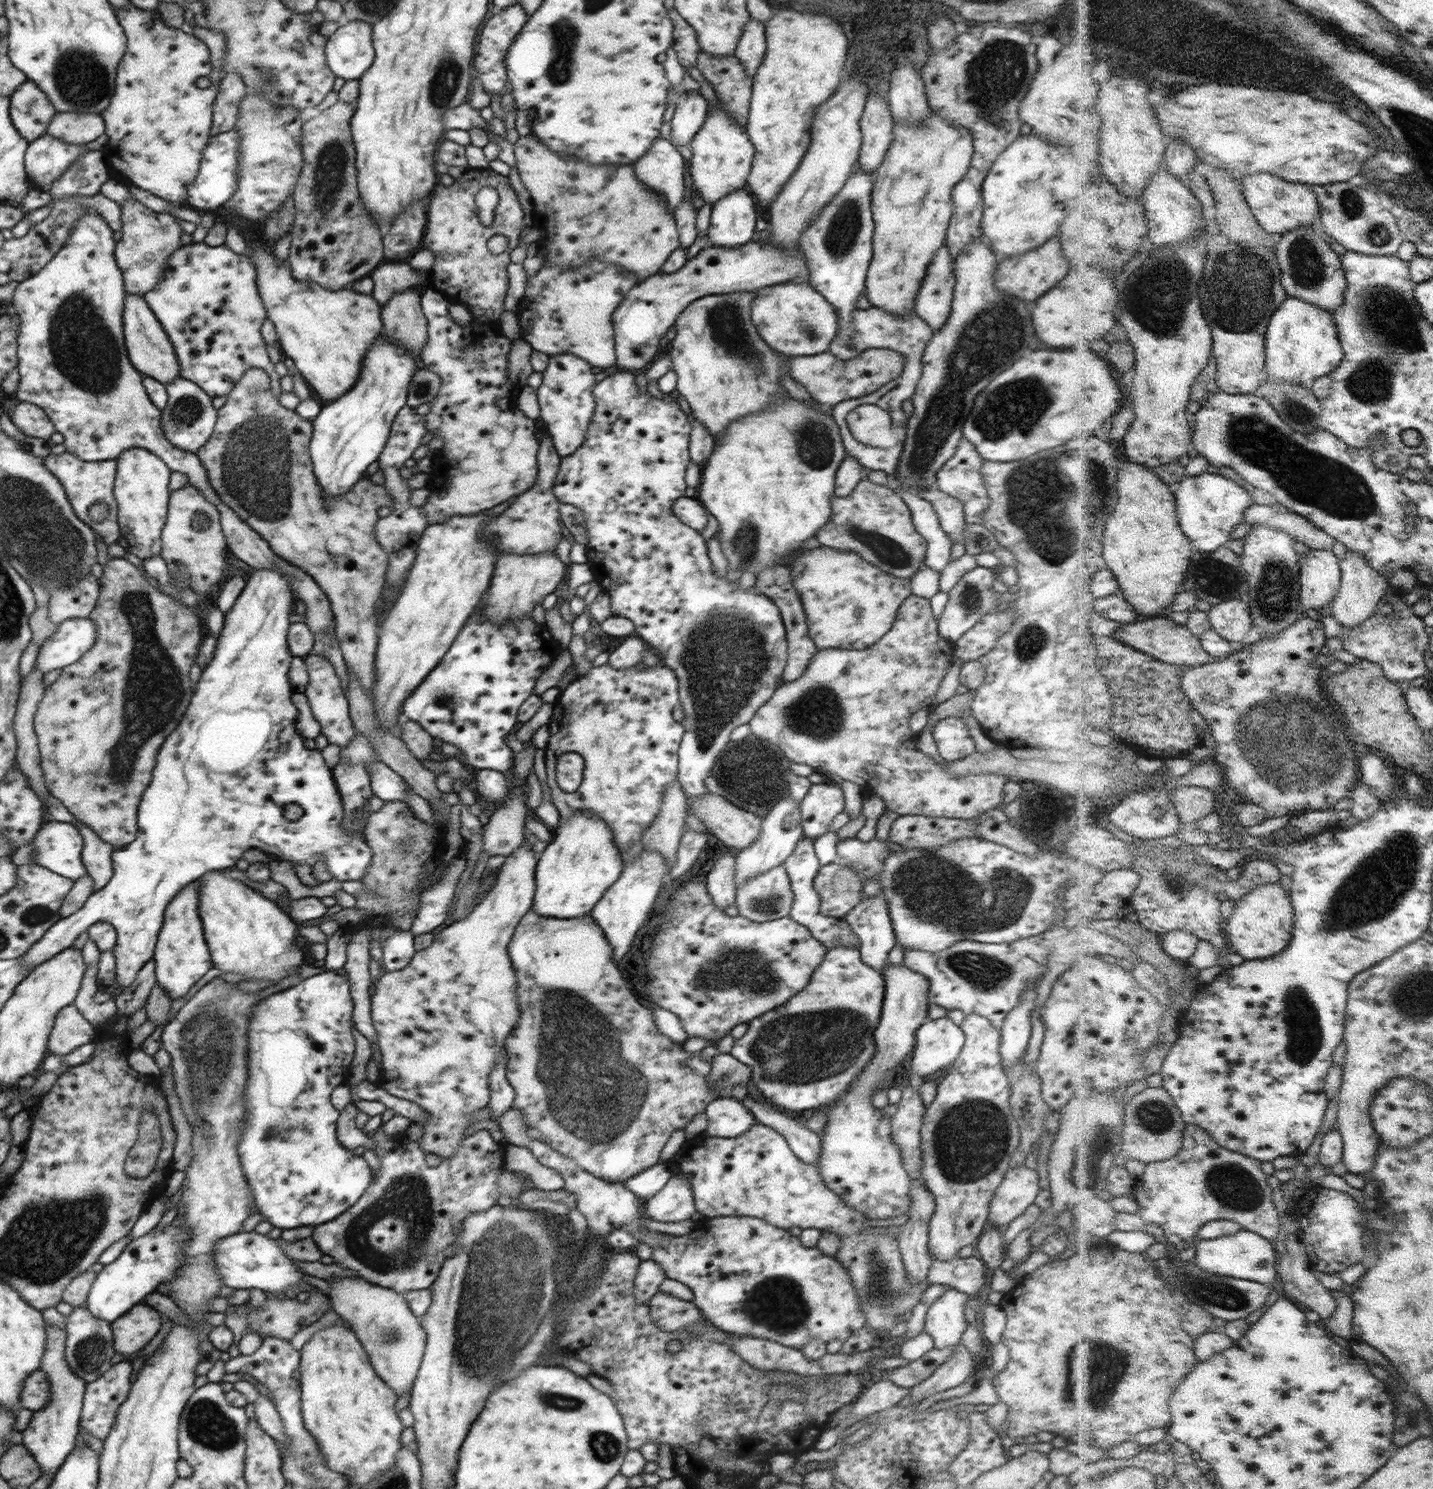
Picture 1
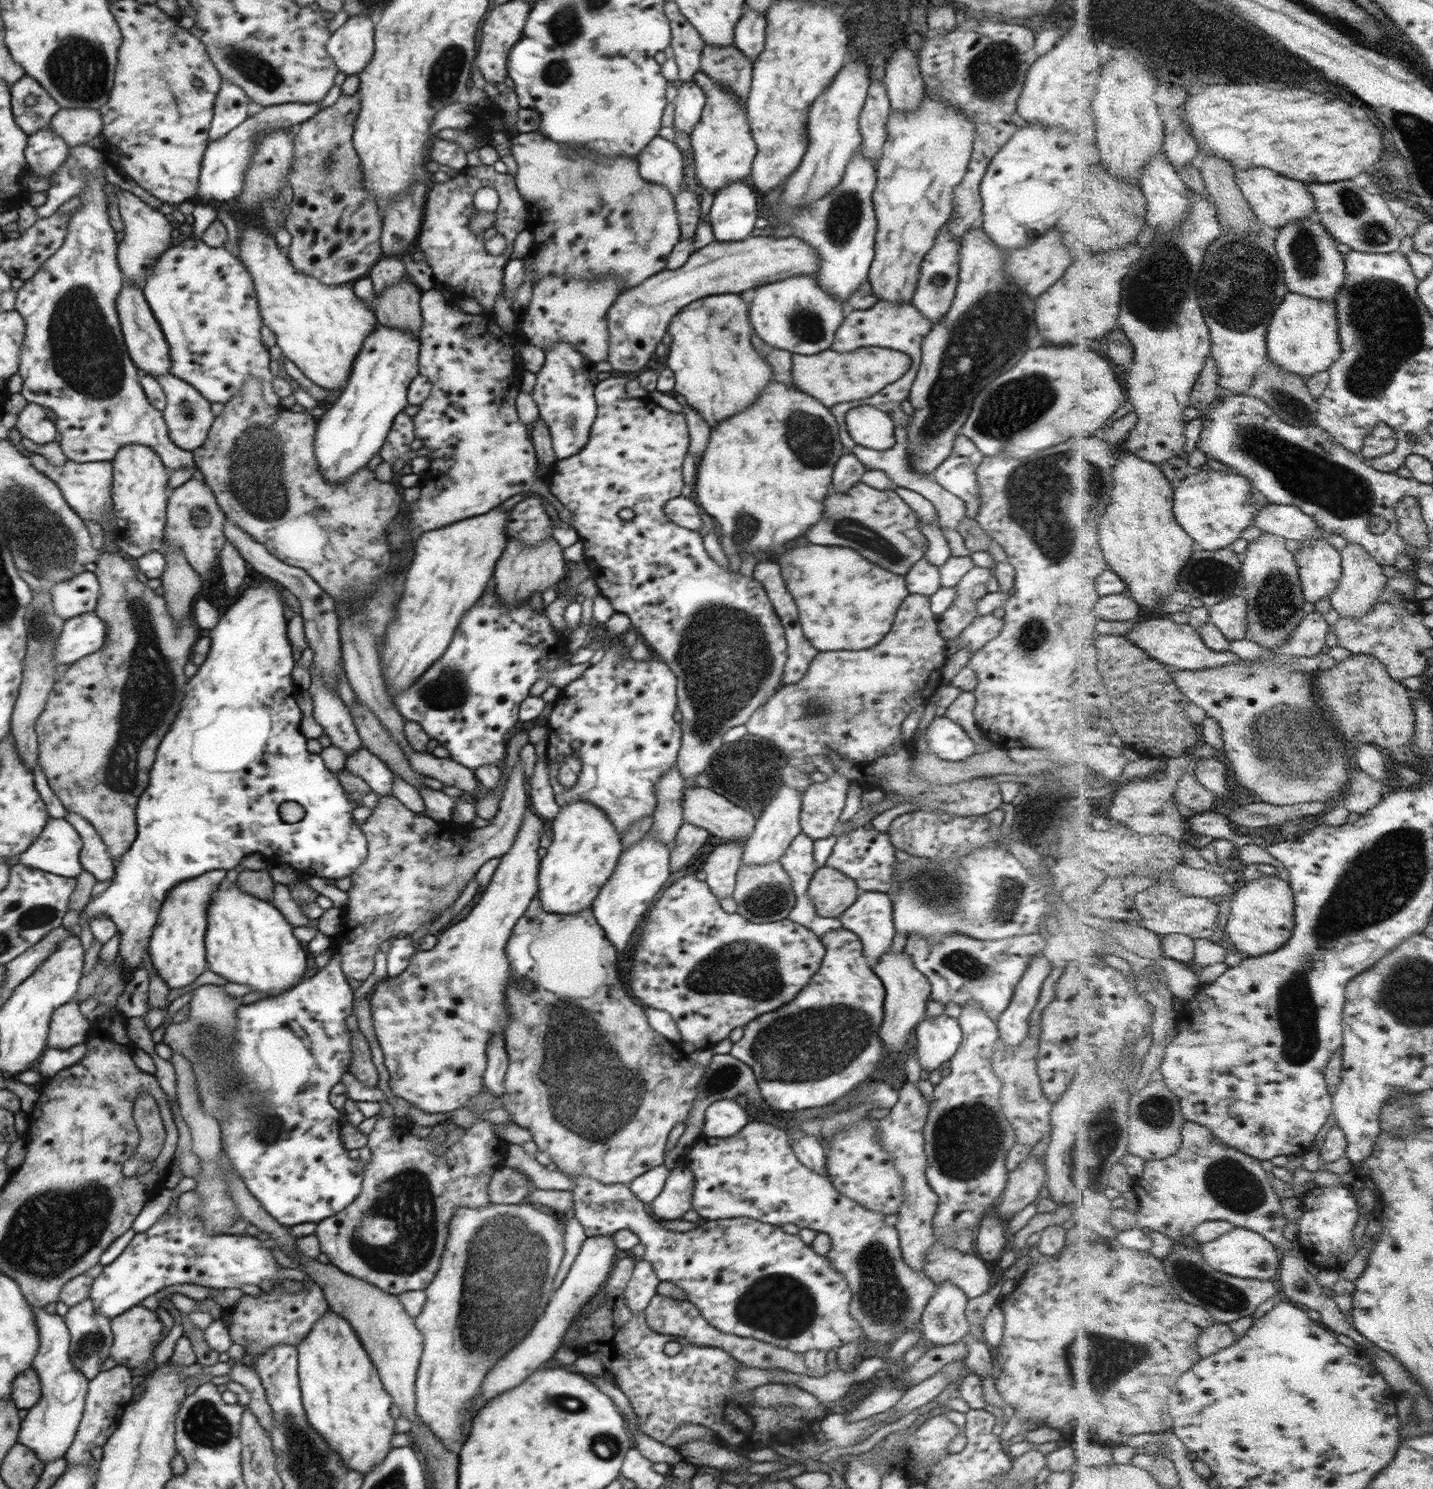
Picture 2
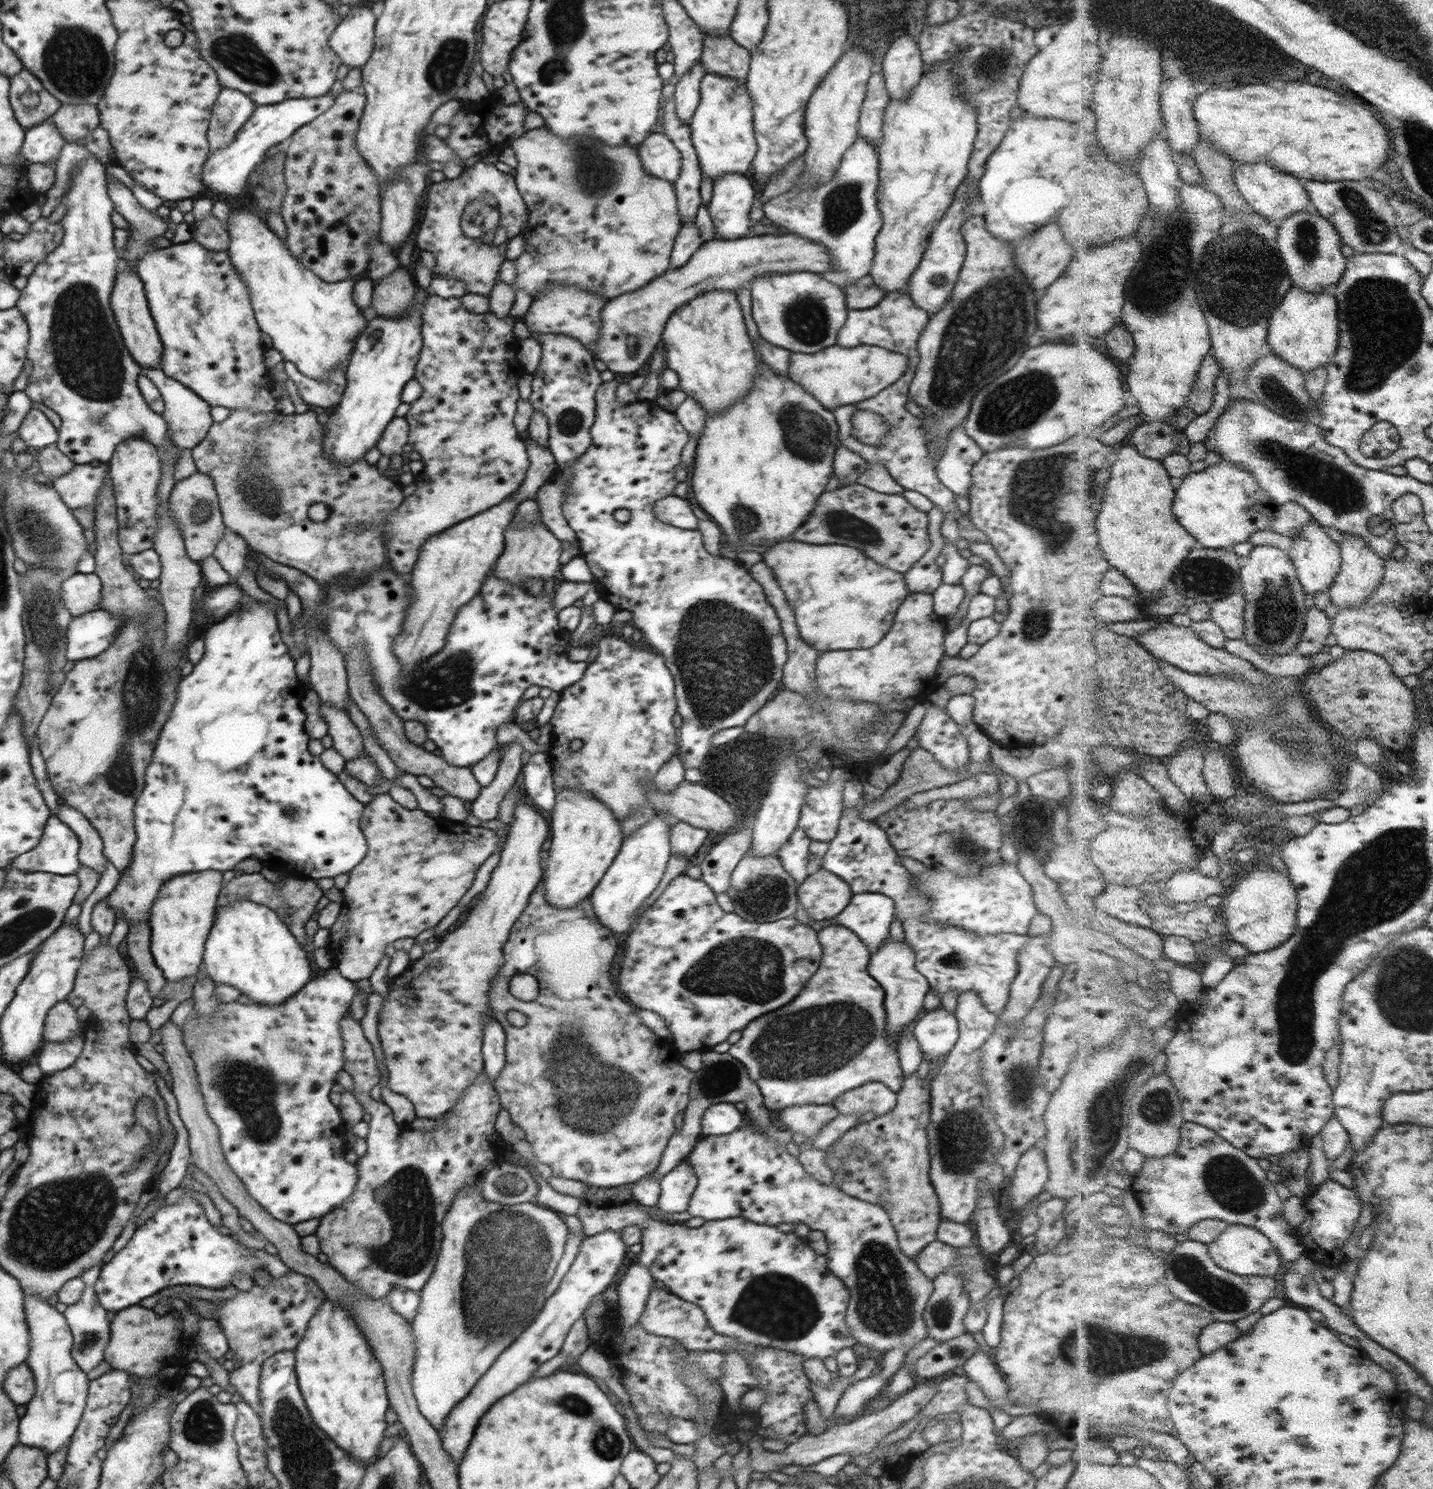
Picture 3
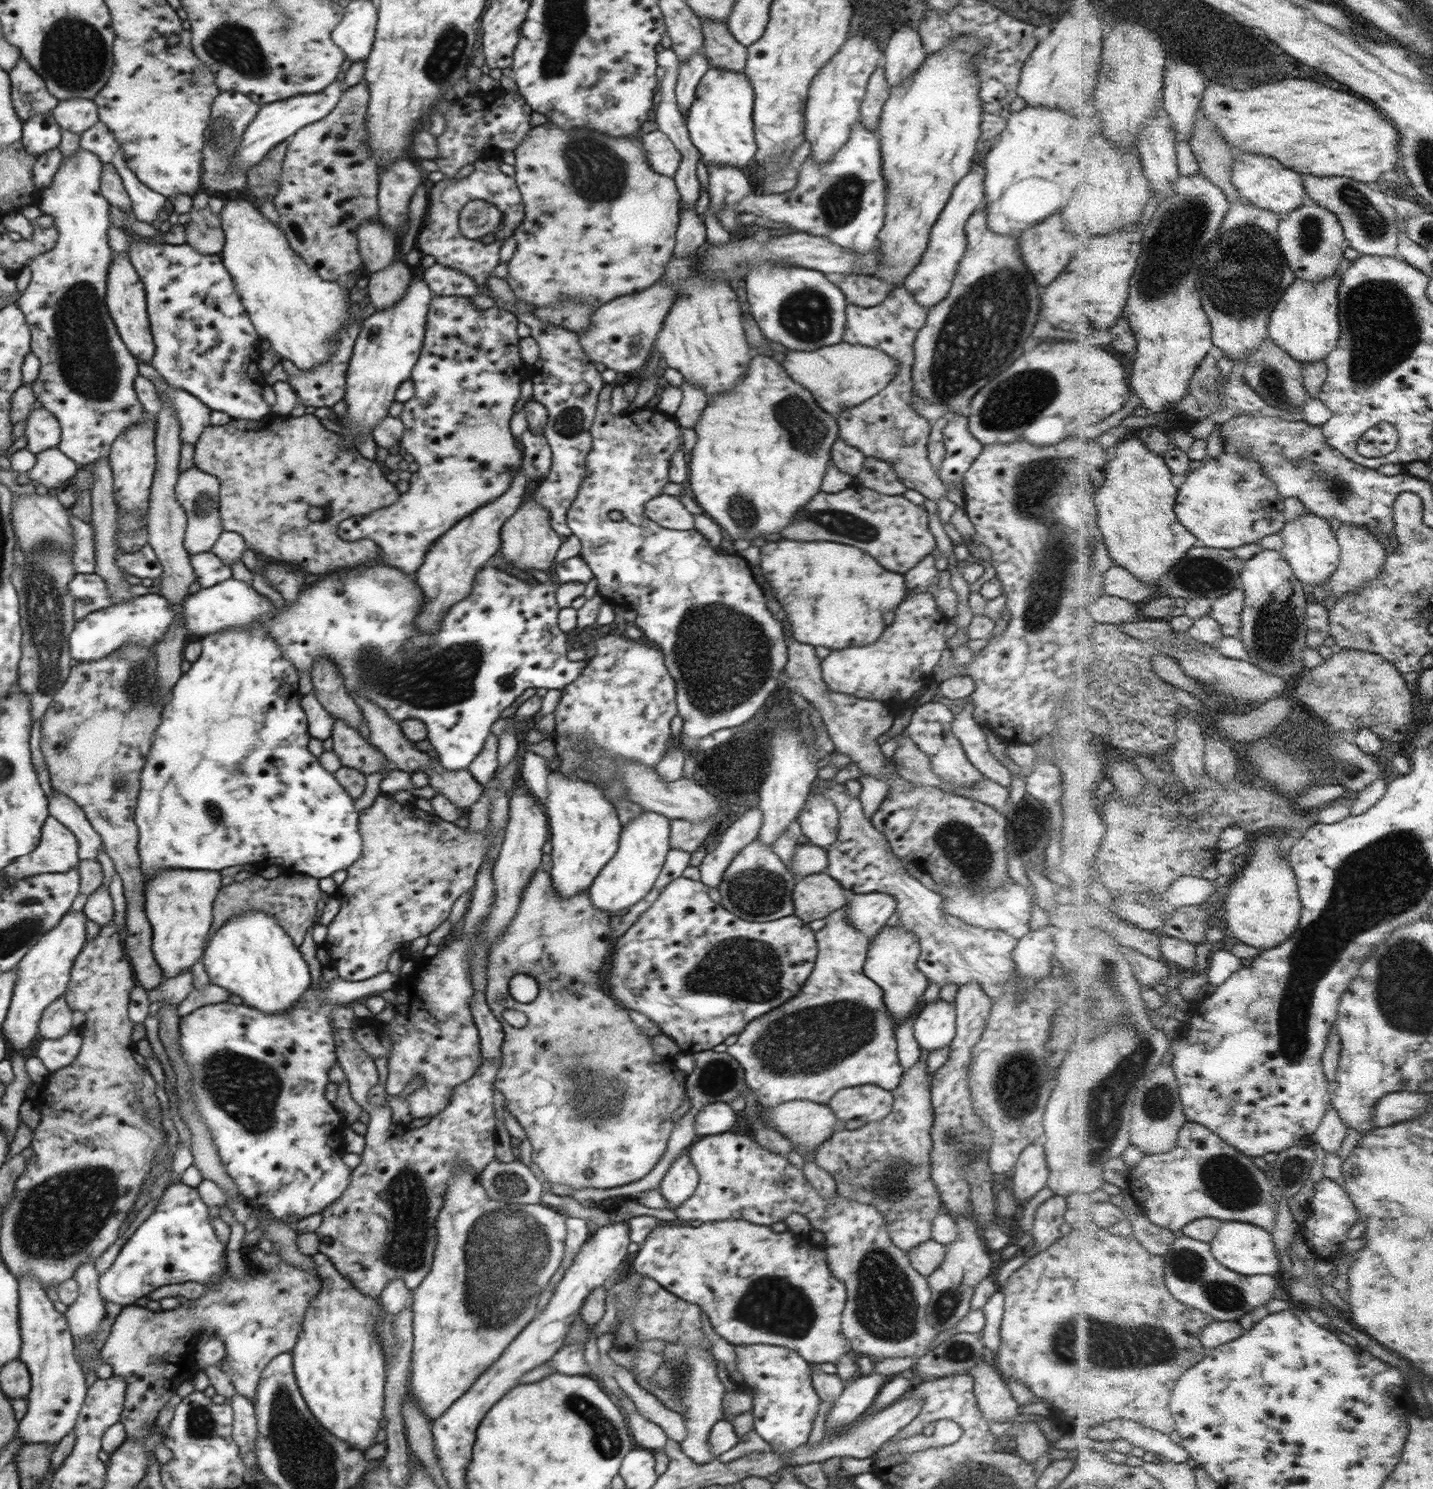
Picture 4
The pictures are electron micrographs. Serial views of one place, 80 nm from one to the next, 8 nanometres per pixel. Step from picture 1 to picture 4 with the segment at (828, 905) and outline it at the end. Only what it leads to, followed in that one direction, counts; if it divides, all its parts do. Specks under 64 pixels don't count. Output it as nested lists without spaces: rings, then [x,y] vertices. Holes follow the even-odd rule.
[[[828,874],[806,876],[794,885],[793,915],[805,923],[825,918],[831,912],[848,904],[848,896],[848,891]]]

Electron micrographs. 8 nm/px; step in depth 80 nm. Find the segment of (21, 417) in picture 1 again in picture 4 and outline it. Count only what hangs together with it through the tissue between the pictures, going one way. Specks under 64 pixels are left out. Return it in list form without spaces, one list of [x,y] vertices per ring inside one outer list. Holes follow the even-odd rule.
[[[44,407],[34,409],[29,414],[24,436],[27,449],[38,454],[48,448],[57,448],[61,441],[61,428],[58,419]]]

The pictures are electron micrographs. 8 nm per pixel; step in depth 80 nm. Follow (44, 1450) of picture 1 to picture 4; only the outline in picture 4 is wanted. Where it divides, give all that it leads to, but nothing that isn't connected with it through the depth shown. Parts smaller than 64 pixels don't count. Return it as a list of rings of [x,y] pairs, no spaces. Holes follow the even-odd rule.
[[[32,1275],[17,1277],[19,1290],[19,1327],[22,1347],[19,1359],[27,1365],[31,1389],[27,1413],[17,1426],[17,1435],[26,1443],[56,1445],[74,1430],[86,1395],[86,1377],[74,1354],[72,1332],[66,1317],[53,1305],[46,1289]]]

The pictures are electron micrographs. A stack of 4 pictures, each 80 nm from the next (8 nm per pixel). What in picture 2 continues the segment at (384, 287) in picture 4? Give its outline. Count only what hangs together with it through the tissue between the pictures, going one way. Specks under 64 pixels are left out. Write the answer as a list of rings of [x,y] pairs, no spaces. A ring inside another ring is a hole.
[[[409,278],[387,286],[373,300],[372,309],[377,321],[384,326],[412,331],[419,338],[423,323],[421,293]]]

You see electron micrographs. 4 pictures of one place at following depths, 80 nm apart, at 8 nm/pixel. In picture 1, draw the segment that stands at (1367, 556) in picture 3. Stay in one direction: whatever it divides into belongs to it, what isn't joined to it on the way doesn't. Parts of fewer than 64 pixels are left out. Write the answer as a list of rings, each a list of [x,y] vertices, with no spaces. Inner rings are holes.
[[[1346,552],[1342,560],[1343,586],[1332,609],[1336,620],[1348,630],[1360,628],[1366,621],[1371,620],[1379,611],[1380,604],[1391,586],[1388,577],[1385,577],[1373,564],[1372,561],[1361,552]]]

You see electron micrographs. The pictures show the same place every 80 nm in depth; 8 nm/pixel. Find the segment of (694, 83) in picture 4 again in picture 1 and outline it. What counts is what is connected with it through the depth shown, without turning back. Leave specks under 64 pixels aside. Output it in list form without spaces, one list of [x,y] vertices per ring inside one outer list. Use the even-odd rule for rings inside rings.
[[[682,89],[672,120],[669,122],[671,140],[674,146],[688,146],[694,136],[704,124],[707,111],[707,102],[698,91]]]

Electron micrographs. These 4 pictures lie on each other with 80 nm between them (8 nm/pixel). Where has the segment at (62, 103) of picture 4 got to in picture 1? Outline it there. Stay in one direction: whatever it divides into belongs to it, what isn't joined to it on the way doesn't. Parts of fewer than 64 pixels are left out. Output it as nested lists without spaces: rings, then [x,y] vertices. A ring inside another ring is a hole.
[[[57,112],[45,133],[70,145],[85,146],[105,132],[105,123],[99,114]]]

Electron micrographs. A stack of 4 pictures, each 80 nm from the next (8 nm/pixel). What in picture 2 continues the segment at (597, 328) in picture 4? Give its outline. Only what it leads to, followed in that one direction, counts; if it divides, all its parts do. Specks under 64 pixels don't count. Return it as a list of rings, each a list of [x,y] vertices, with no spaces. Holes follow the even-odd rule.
[[[750,236],[734,242],[712,241],[696,250],[676,270],[664,269],[647,278],[640,286],[625,289],[607,312],[609,349],[607,361],[613,370],[636,372],[646,367],[656,345],[664,338],[672,318],[695,300],[731,293],[751,293],[754,287],[796,275],[813,275],[819,271],[819,257],[801,238]]]

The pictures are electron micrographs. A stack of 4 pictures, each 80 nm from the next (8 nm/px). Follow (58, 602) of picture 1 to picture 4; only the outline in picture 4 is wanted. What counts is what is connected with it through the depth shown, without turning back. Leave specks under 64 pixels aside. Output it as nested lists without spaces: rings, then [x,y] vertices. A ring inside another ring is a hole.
[[[75,576],[68,583],[68,592],[74,596],[74,621],[82,621],[84,617],[95,611],[113,606],[106,582],[100,576]]]

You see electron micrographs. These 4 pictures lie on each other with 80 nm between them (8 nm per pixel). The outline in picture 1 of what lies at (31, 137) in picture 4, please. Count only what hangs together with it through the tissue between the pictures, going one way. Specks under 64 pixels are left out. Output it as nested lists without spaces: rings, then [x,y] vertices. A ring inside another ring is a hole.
[[[44,133],[25,152],[25,172],[36,188],[49,192],[51,184],[86,151],[84,145],[70,145]]]

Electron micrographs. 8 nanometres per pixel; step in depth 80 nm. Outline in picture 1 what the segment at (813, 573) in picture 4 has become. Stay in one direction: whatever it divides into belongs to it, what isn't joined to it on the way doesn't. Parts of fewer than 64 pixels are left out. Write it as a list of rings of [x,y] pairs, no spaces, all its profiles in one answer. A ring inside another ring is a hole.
[[[822,544],[814,550],[804,549],[804,552],[796,553],[794,560],[790,562],[792,564],[789,563],[787,566],[792,583],[800,595],[806,613],[808,634],[817,650],[838,648],[862,651],[864,648],[872,647],[872,644],[892,629],[900,605],[912,595],[910,580],[888,574],[852,551],[840,552],[838,549],[826,548]]]

